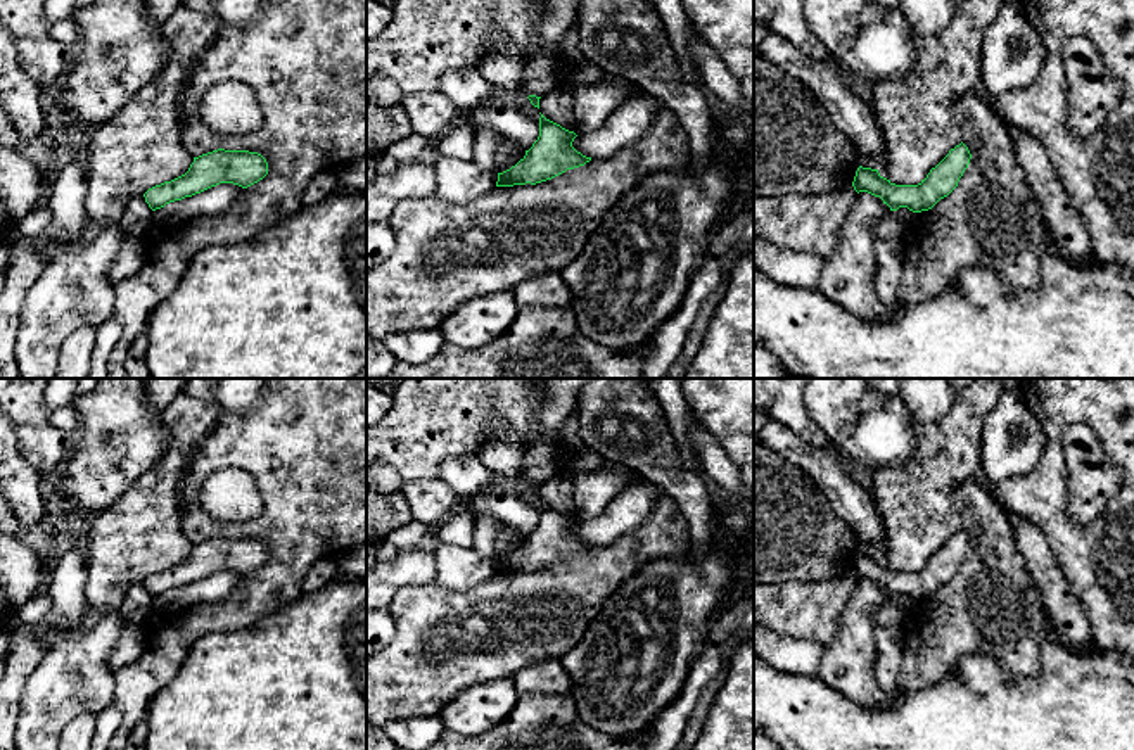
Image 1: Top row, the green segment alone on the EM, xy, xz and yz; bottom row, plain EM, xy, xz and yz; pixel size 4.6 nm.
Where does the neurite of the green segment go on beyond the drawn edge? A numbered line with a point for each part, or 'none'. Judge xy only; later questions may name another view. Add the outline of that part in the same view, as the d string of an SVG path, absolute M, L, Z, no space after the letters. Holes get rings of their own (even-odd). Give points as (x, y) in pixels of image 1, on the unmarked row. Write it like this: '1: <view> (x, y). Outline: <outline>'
none

